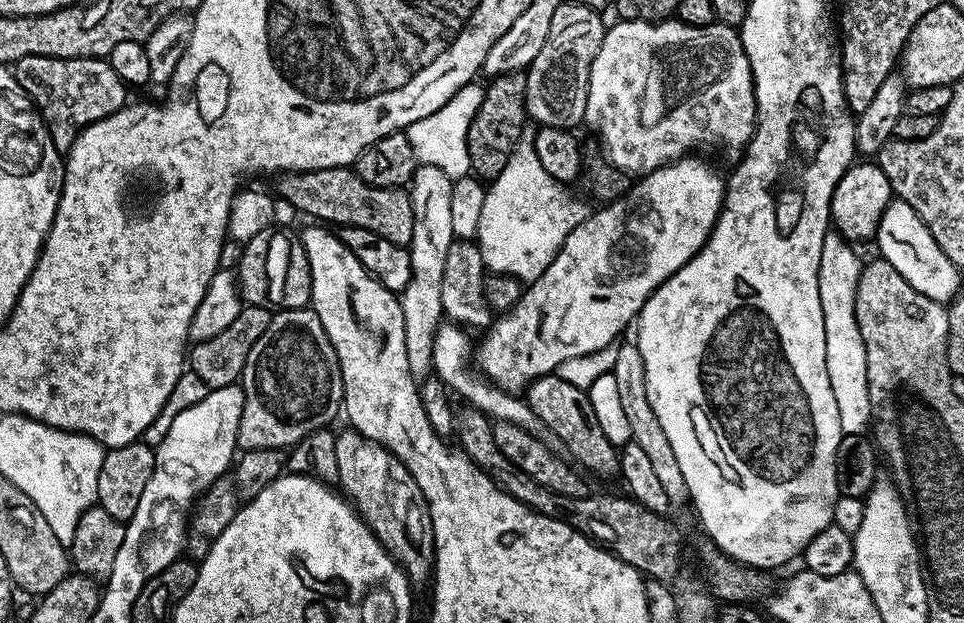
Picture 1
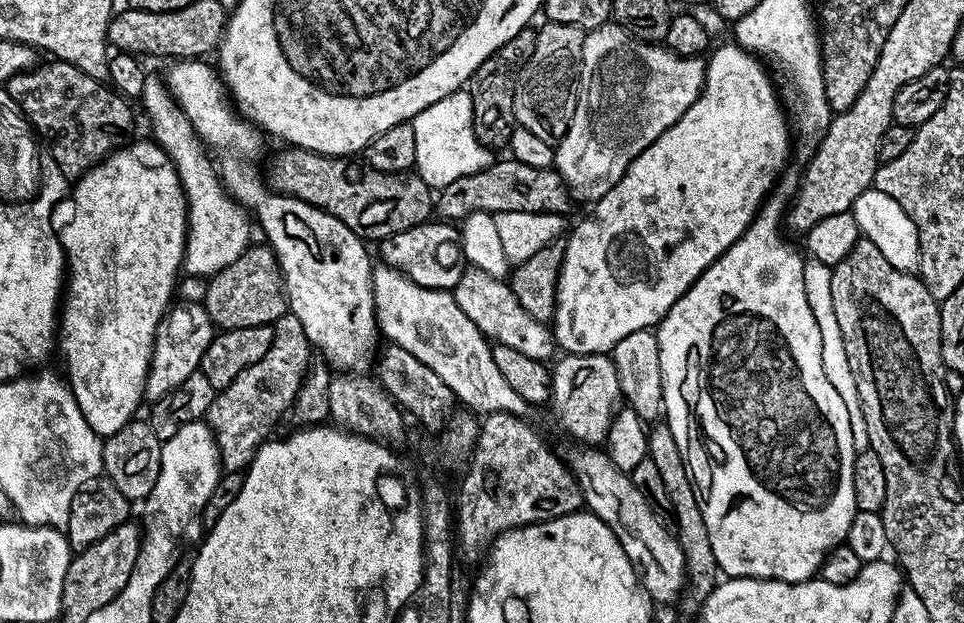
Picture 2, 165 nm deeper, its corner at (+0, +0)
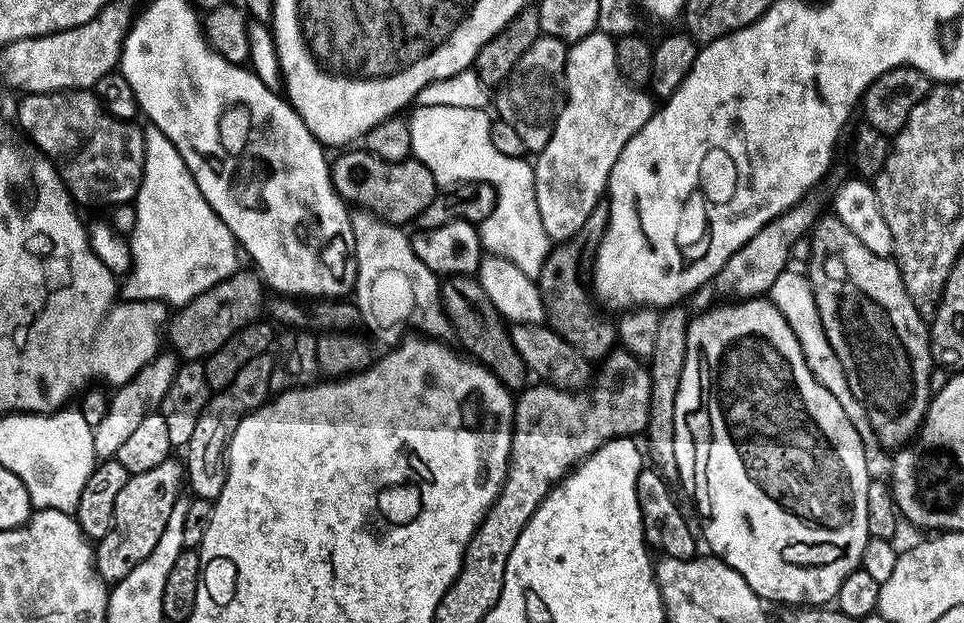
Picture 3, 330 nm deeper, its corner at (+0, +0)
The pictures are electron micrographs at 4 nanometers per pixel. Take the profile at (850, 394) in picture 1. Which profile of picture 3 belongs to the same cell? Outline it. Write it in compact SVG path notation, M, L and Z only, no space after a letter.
M786 270L782 274L778 274L778 278L773 282L770 293L772 304L780 311L782 318L786 318L790 330L794 330L804 355L804 361L807 362L814 378L822 386L826 386L826 390L830 390L830 394L834 394L834 398L838 398L842 410L846 410L846 418L850 418L850 422L854 422L854 430L858 430L858 438L862 438L869 477L887 477L890 472L889 453L880 447L878 438L874 434L874 426L870 426L870 418L866 414L862 402L858 402L858 398L854 398L854 390L850 390L850 382L846 382L842 362L838 362L838 354L834 354L830 342L826 338L826 330L822 330L822 318L818 318L818 306L814 302L812 287L808 285L808 277L803 271L792 271Z

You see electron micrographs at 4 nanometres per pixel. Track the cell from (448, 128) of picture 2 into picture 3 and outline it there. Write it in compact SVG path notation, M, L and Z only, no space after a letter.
M416 106L411 109L411 112L412 116L410 115L408 125L410 126L412 156L428 167L430 174L434 174L437 185L455 186L463 184L465 180L477 180L486 182L496 189L498 214L493 214L480 221L478 227L481 245L491 255L501 256L514 262L514 266L518 266L518 270L522 270L522 274L533 278L539 277L550 251L550 241L542 226L542 214L538 210L536 201L535 167L529 161L527 164L527 159L501 154L495 148L494 142L490 142L492 126L490 116L487 116L489 113L485 109L466 110L462 106L426 106L425 108Z

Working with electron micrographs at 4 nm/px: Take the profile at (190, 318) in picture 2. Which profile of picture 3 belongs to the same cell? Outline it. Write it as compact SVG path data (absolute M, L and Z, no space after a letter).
M161 355L148 363L143 370L126 383L119 385L108 402L108 413L92 430L94 434L94 454L97 461L110 460L116 457L118 450L130 438L130 434L142 423L151 412L157 411L159 404L164 400L166 392L173 381L173 374L178 367L177 359L173 356Z

